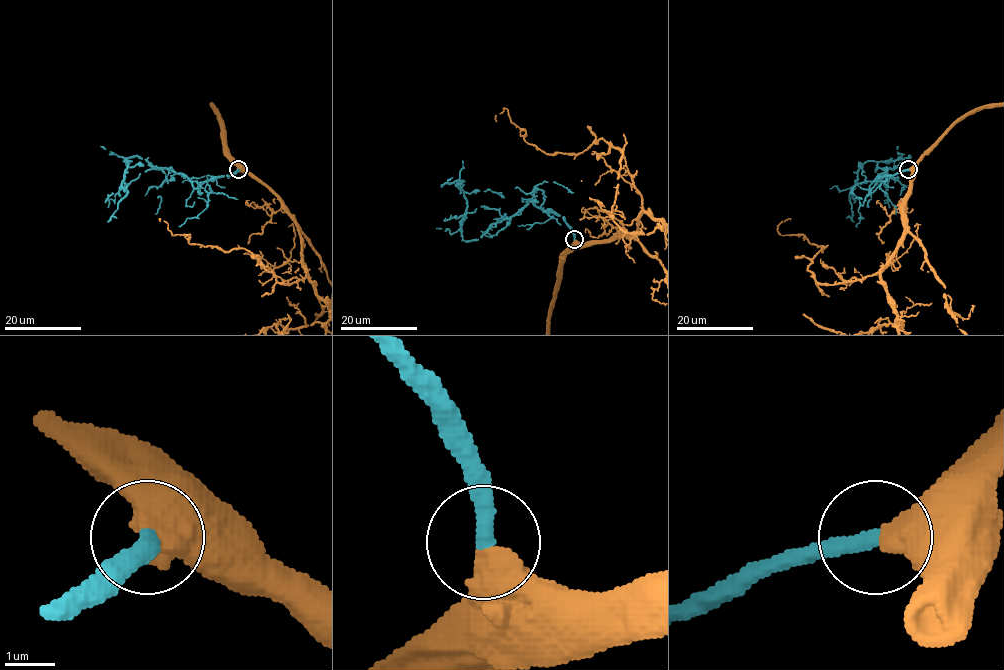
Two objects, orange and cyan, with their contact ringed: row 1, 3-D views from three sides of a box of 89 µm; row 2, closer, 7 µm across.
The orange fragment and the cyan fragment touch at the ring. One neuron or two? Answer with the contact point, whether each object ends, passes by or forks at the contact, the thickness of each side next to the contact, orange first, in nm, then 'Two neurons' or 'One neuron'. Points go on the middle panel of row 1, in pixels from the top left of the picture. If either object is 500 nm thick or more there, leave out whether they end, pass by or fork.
Place: (574, 239). Thickness 700 nm (orange) against 320 nm. One neuron

